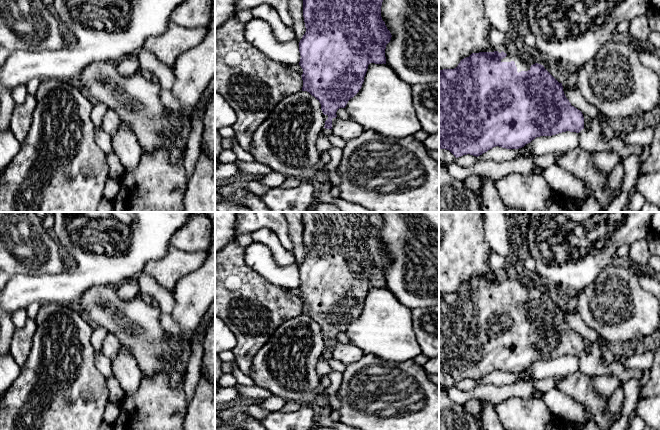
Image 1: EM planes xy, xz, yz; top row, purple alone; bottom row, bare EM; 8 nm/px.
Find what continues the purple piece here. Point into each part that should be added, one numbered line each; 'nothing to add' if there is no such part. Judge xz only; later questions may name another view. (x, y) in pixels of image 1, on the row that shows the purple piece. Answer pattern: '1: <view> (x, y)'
1: xz (324, 144)

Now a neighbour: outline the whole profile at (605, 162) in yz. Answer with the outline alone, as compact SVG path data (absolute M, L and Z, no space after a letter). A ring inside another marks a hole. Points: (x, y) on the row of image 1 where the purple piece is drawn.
M594 152L592 163L599 172L609 175L623 158L614 152Z

